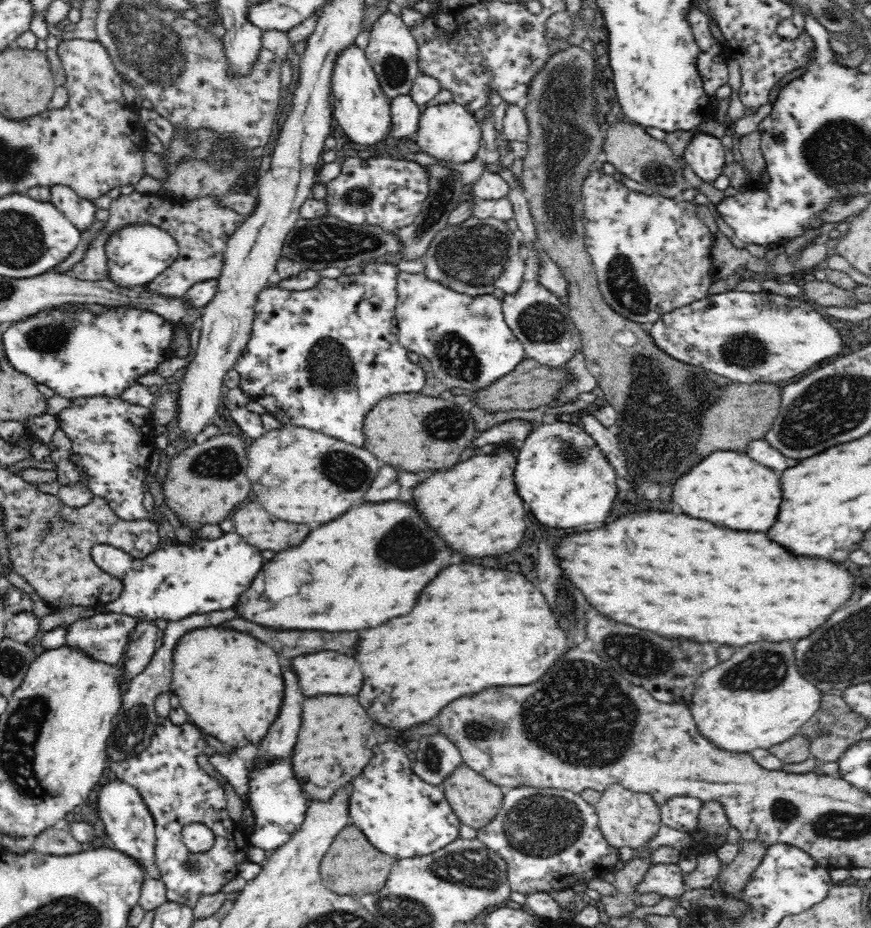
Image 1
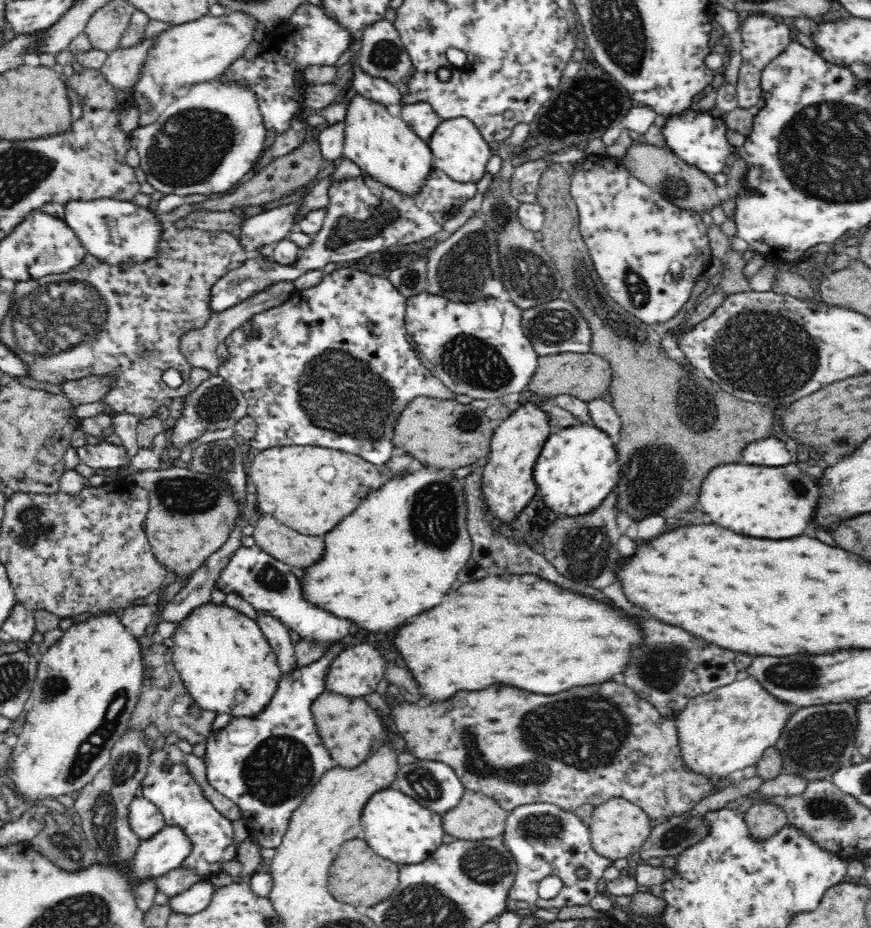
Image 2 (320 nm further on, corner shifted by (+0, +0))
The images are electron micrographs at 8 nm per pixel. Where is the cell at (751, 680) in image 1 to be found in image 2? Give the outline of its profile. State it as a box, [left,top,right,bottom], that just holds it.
[674,678,793,779]

